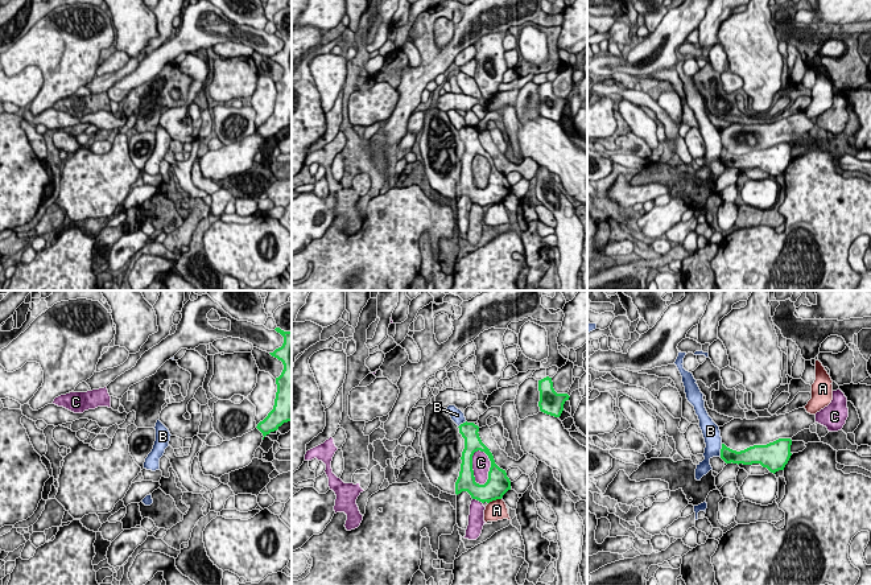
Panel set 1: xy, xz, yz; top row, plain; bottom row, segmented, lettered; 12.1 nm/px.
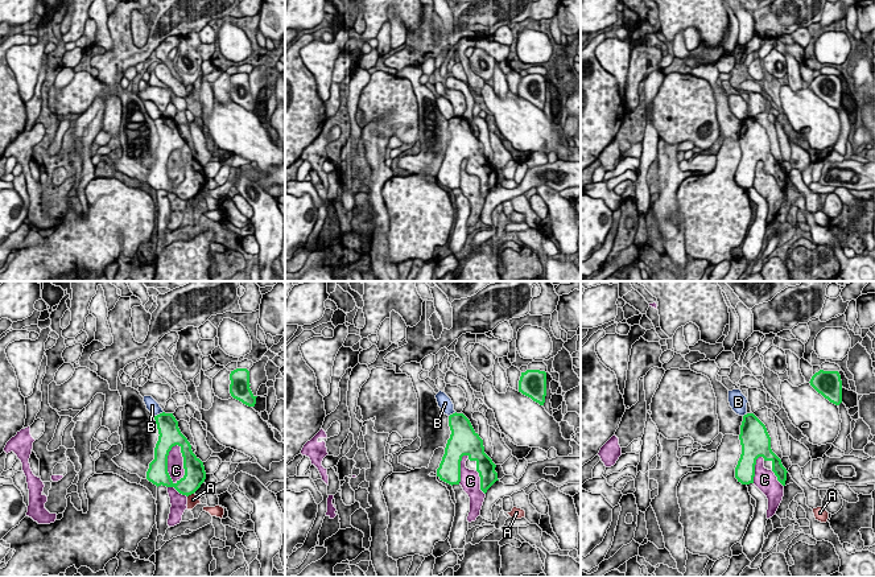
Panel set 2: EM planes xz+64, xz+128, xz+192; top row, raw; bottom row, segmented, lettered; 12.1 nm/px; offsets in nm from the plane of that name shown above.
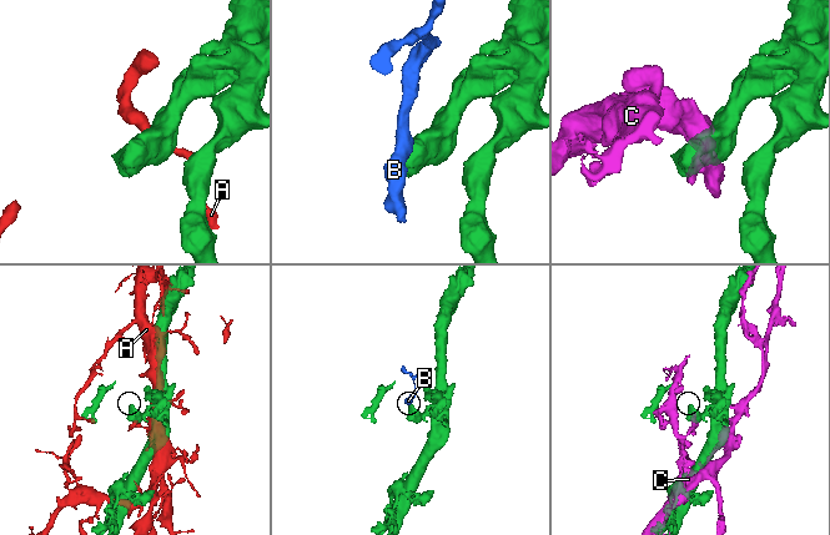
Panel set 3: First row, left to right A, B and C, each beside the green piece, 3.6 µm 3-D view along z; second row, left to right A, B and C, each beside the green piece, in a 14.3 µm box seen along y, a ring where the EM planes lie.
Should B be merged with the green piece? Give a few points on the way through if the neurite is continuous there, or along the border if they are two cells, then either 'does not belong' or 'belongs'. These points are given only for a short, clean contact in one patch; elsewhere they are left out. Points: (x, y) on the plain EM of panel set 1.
border along yz (722, 148), (719, 160); does not belong

